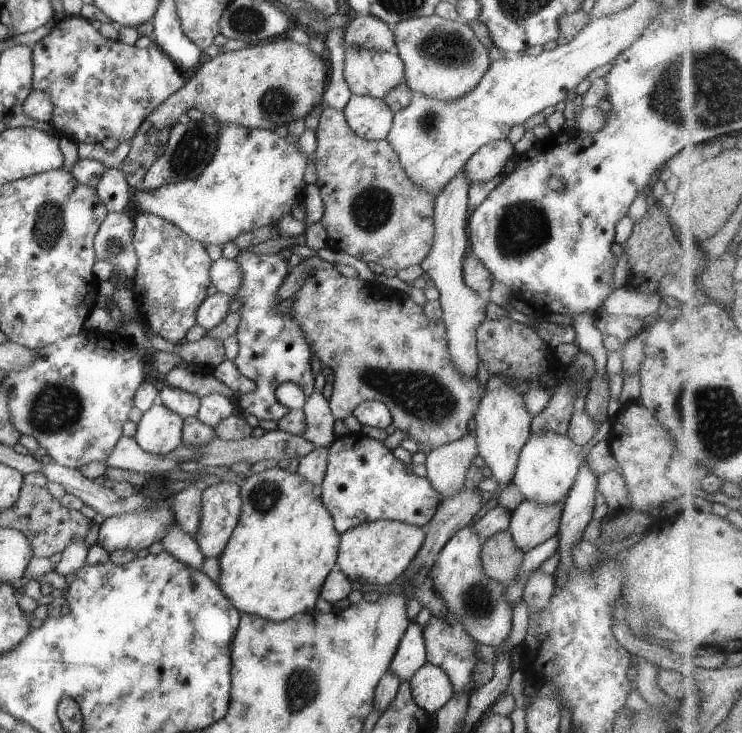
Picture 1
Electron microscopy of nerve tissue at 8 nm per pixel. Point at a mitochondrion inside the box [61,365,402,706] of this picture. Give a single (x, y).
(264, 497)

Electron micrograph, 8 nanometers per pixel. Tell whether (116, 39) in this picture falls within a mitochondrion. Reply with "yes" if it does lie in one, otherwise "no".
no

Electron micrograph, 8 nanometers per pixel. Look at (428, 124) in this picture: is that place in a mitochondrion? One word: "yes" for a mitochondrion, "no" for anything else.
yes

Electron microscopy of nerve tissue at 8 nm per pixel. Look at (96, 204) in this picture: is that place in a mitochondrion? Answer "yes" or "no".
no

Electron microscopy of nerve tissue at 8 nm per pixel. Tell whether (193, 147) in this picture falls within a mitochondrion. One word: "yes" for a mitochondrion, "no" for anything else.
yes

